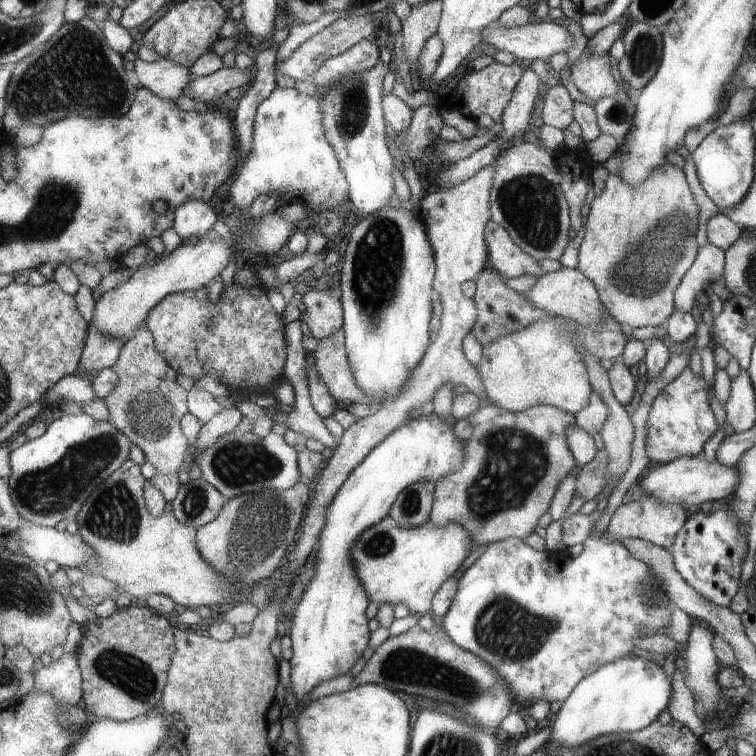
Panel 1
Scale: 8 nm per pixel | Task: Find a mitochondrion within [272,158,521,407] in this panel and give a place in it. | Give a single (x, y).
(378, 263)

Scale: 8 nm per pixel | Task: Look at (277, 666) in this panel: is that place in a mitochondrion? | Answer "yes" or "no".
no

